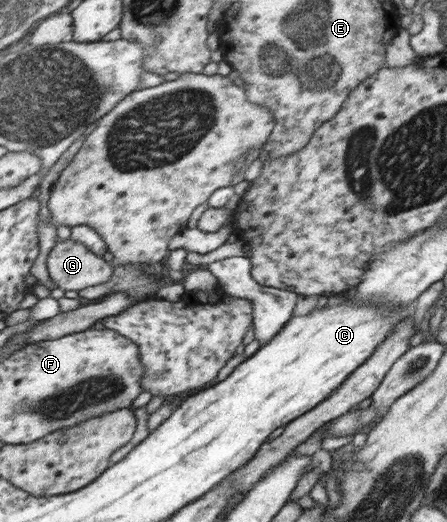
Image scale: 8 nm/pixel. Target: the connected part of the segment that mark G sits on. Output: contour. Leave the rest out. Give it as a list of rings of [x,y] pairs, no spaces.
[[[69,238],[49,254],[51,280],[62,290],[84,290],[111,282],[115,267],[85,244]]]

